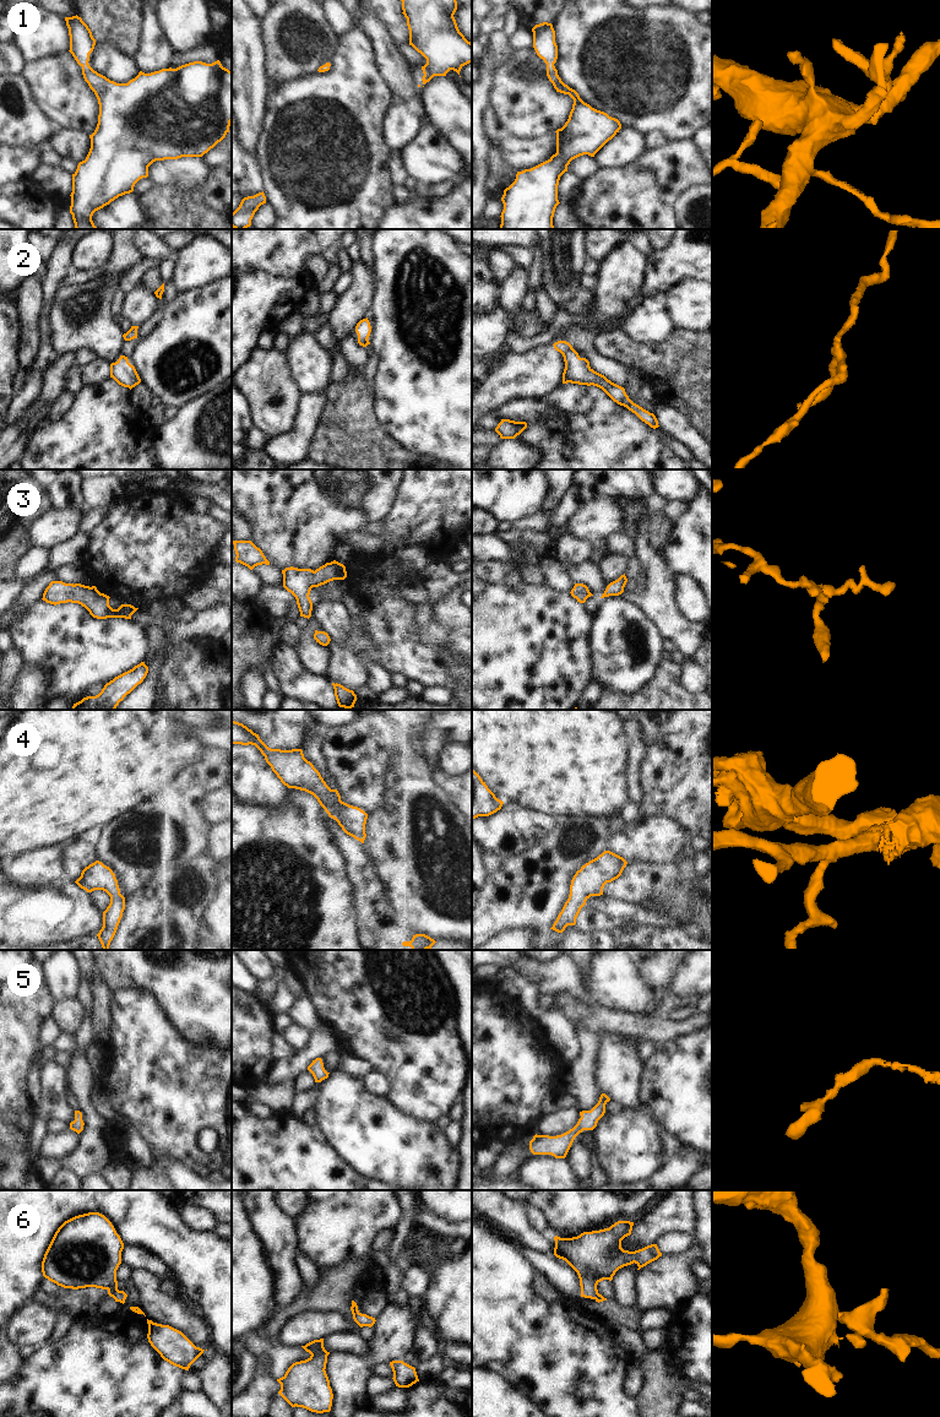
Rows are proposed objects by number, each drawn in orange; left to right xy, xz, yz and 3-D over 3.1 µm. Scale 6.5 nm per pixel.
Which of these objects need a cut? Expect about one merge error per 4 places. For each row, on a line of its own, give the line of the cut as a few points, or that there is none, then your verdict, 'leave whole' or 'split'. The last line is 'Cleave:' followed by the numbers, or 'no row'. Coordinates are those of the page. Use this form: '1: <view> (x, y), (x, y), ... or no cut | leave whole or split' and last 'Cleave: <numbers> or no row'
1: no cut | leave whole
2: no cut | leave whole
3: no cut | leave whole
4: no cut | leave whole
5: no cut | leave whole
6: no cut | leave whole
Cleave: no row

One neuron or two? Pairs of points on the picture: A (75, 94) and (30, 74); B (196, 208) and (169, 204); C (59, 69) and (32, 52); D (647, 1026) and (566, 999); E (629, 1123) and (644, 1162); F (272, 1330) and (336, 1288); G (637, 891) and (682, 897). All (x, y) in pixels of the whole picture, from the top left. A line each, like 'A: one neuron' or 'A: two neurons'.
A: one neuron
B: one neuron
C: two neurons
D: one neuron
E: one neuron
F: one neuron
G: one neuron

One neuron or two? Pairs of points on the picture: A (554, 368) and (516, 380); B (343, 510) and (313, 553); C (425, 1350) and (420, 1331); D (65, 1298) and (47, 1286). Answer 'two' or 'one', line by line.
A: one
B: one
C: one
D: one

